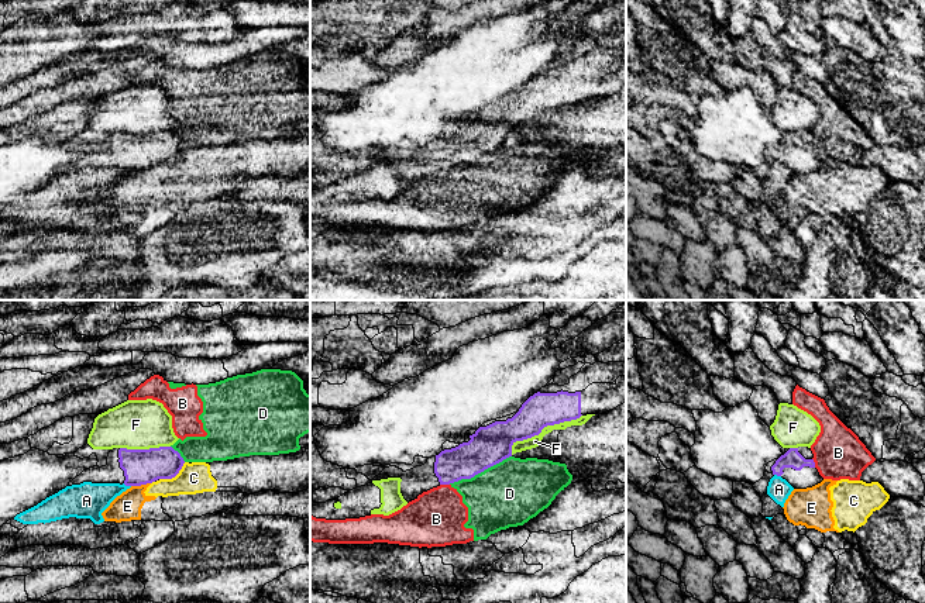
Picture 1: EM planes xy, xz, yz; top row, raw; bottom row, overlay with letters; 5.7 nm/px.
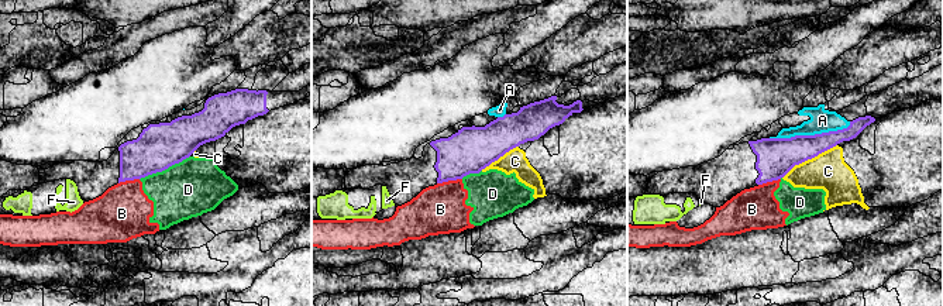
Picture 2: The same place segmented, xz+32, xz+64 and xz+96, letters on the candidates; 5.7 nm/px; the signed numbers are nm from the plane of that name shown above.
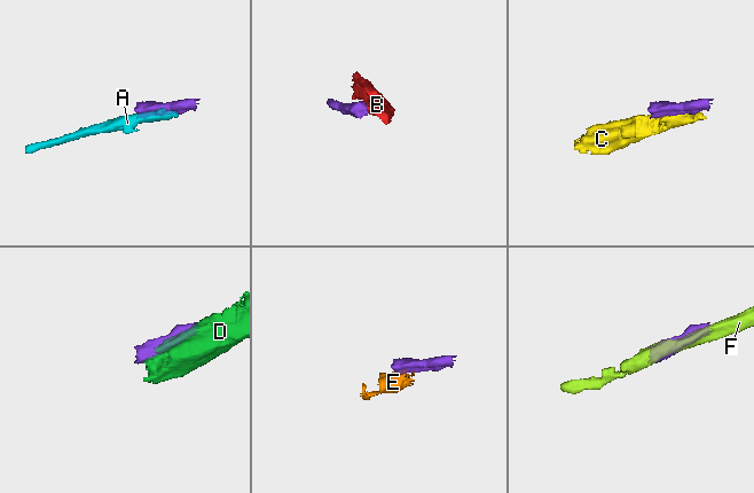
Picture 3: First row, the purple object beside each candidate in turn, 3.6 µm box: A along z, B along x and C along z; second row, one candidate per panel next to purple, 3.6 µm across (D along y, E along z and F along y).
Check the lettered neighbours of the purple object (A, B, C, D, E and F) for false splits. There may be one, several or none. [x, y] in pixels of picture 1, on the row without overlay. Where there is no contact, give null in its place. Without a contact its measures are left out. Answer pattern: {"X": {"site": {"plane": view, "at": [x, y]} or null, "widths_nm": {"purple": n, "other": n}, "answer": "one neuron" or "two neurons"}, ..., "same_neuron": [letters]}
{"A": {"site": {"plane": "xy", "at": [127, 169]}, "widths_nm": {"purple": 200, "other": 200}, "answer": "two neurons"}, "B": {"site": {"plane": "xz", "at": [444, 168]}, "widths_nm": {"purple": 200, "other": 320}, "answer": "two neurons"}, "C": {"site": {"plane": "xy", "at": [174, 161]}, "widths_nm": {"purple": 200, "other": 180}, "answer": "two neurons"}, "D": {"site": {"plane": "xz", "at": [480, 157]}, "widths_nm": {"purple": 220, "other": 380}, "answer": "two neurons"}, "E": {"site": {"plane": "xy", "at": [140, 169]}, "widths_nm": {"purple": 200, "other": 160}, "answer": "two neurons"}, "F": {"site": {"plane": "xz", "at": [542, 113]}, "widths_nm": {"purple": 190, "other": 70}, "answer": "two neurons"}, "same_neuron": []}

